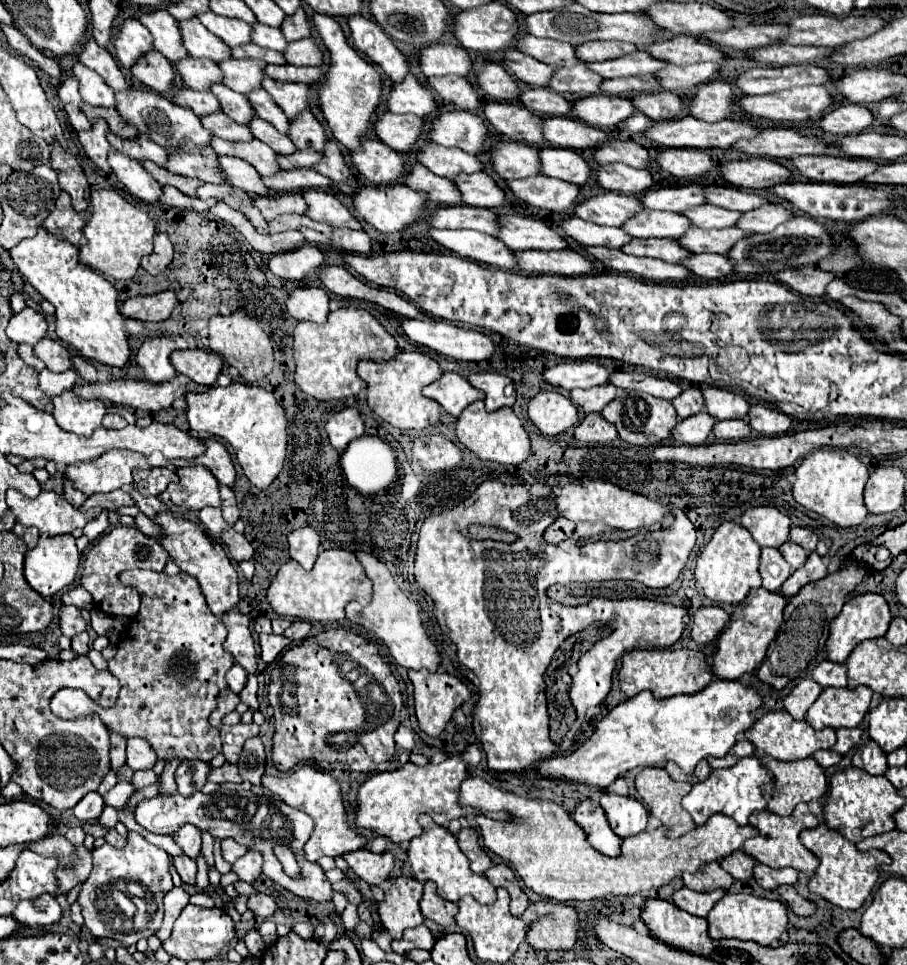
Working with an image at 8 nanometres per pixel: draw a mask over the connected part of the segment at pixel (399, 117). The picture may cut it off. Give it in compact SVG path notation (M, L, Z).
M386 112L374 124L378 138L394 148L396 152L410 152L418 138L422 136L426 122L412 114L392 114Z

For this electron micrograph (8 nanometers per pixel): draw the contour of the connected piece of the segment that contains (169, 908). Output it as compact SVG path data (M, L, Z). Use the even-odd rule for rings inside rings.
M174 886L174 888L164 896L164 908L166 908L166 912L164 912L164 922L162 922L162 926L160 926L158 934L156 934L162 942L170 936L172 926L174 926L178 914L180 914L182 906L188 904L188 900L190 900L190 894L184 890L184 886Z

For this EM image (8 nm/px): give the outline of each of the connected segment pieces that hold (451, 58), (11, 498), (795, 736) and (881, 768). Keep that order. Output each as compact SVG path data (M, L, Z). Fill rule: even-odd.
M430 44L422 50L420 56L422 72L426 76L468 76L474 68L474 62L468 58L468 52L462 46L454 44Z
M8 490L6 500L8 508L16 514L18 524L34 526L48 536L70 534L76 528L84 528L86 522L90 522L102 512L100 508L80 512L56 492L40 492L40 496L36 498L26 498L20 496L20 492L16 490Z
M776 710L776 712L766 712L762 718L758 718L754 726L746 732L746 738L754 744L756 758L772 756L776 760L796 762L796 760L812 756L820 748L832 748L836 742L836 730L830 726L822 730L814 730L808 722L794 720L786 710Z
M870 740L868 744L860 746L854 756L852 756L852 764L856 768L864 768L870 774L884 774L888 770L888 762L886 762L886 754L884 750L880 750L880 746L876 746L874 740Z

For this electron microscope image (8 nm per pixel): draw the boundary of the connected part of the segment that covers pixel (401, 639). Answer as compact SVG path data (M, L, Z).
M362 550L354 552L354 556L360 560L360 564L366 570L366 576L372 580L374 584L374 594L372 594L372 602L366 606L360 606L358 602L350 602L346 606L346 618L354 624L364 626L366 630L374 632L390 650L390 654L394 656L394 660L404 666L404 668L412 668L412 670L430 670L434 672L440 666L440 656L438 650L434 646L434 642L430 640L430 636L424 632L422 628L422 620L420 620L420 608L416 602L412 602L394 582L390 570L386 568L386 564L382 564L378 558L374 558L372 554L366 554Z

